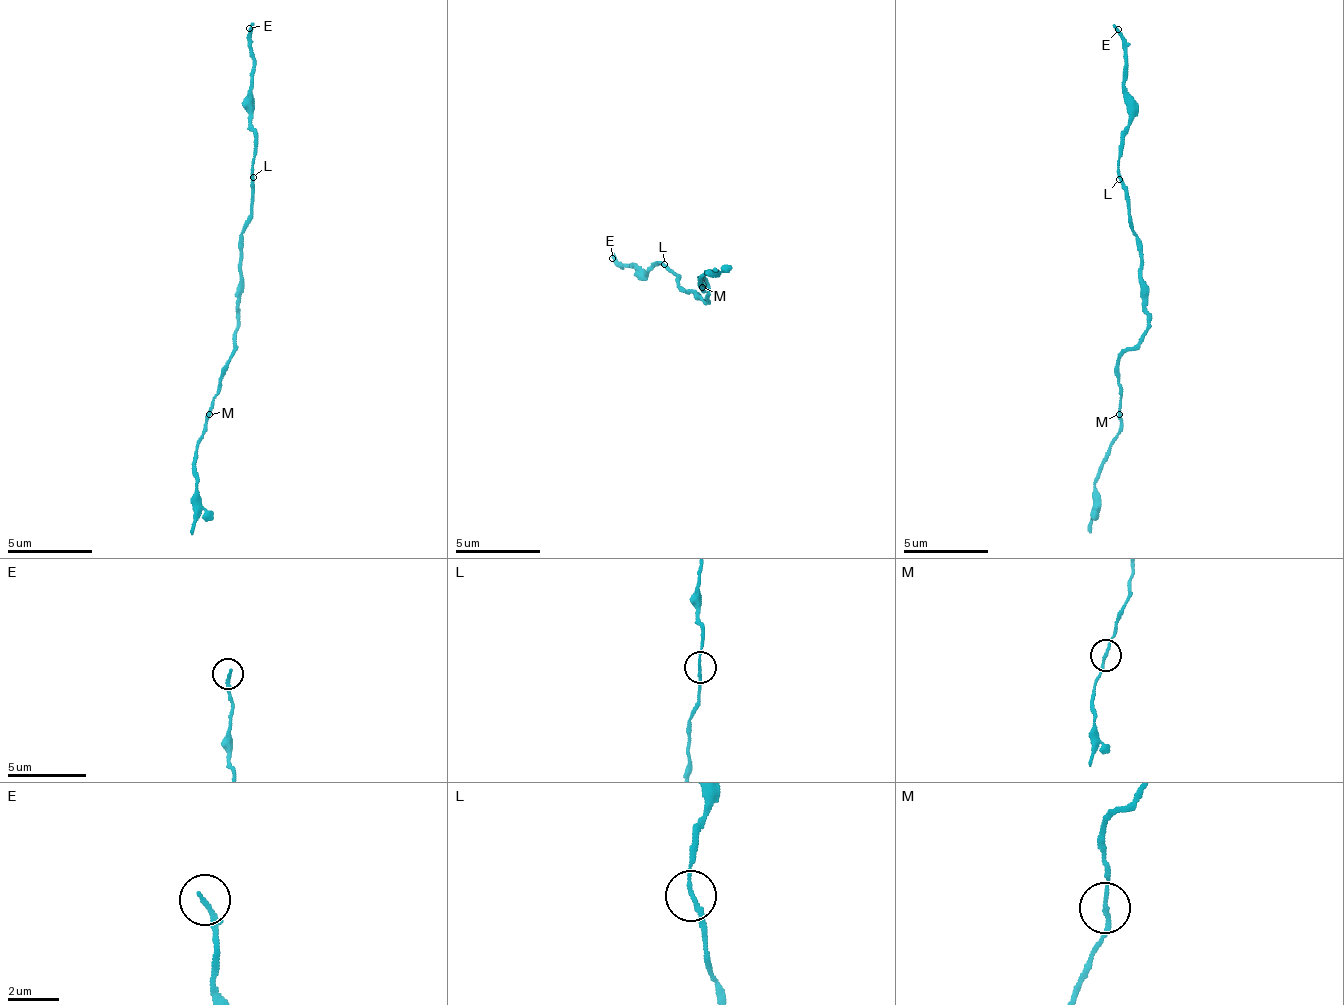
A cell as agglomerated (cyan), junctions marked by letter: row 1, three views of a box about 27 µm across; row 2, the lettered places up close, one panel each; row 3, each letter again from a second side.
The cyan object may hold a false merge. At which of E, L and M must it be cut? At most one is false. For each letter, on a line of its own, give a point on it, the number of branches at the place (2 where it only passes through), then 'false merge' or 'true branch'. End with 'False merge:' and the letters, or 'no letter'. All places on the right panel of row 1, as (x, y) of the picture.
E: (1118, 29) | 1 | true branch
L: (1119, 179) | 2 | true branch
M: (1119, 414) | 2 | true branch
False merge: no letter

